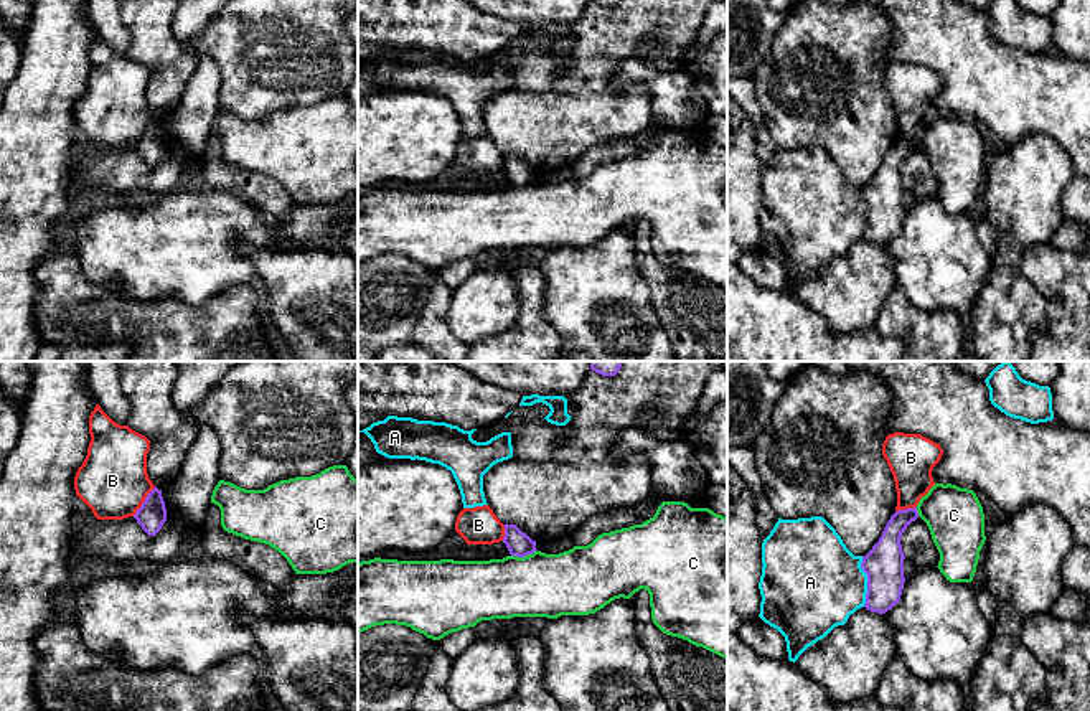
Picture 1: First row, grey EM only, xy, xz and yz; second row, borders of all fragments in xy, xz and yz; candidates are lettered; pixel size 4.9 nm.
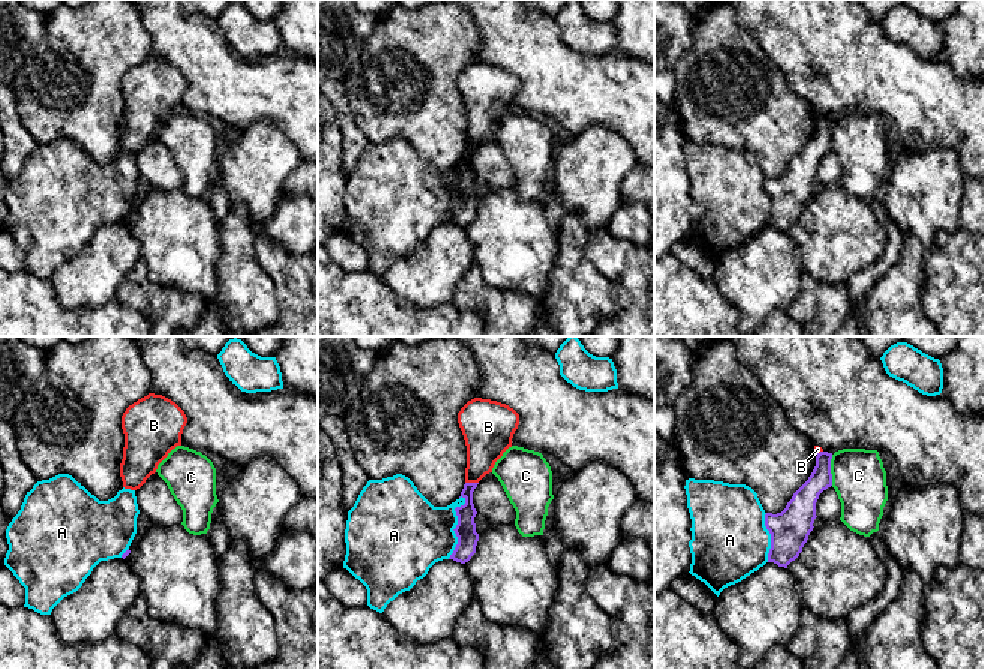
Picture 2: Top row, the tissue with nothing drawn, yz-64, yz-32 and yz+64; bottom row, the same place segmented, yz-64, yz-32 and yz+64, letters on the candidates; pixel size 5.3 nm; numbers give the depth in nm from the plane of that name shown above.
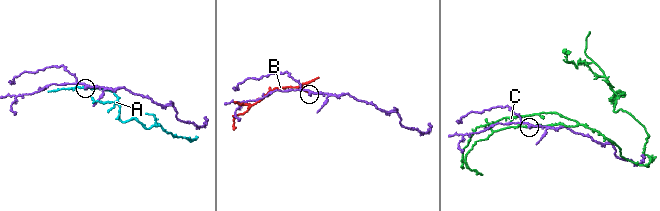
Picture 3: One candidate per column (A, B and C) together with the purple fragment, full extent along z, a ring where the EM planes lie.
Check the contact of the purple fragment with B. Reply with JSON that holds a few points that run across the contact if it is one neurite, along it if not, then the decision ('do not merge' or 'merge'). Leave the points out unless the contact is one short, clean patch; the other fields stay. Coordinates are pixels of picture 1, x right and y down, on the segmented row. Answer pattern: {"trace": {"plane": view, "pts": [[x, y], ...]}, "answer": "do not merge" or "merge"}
{"trace": {"plane": "xy", "pts": [[155, 487], [132, 515]]}, "answer": "do not merge"}

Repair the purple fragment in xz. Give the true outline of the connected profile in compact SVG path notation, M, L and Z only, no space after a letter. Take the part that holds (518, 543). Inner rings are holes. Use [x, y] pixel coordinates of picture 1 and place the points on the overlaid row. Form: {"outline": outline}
{"outline": "M505 525L505 538L503 543L506 544L511 556L524 558L533 554L536 549L536 541L533 541L526 533L523 533L516 525Z"}

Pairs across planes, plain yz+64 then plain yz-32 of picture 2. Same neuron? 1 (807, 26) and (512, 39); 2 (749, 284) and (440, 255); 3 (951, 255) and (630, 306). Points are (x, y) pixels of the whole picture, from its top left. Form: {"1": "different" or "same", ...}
{"1": "same", "2": "same", "3": "same"}

